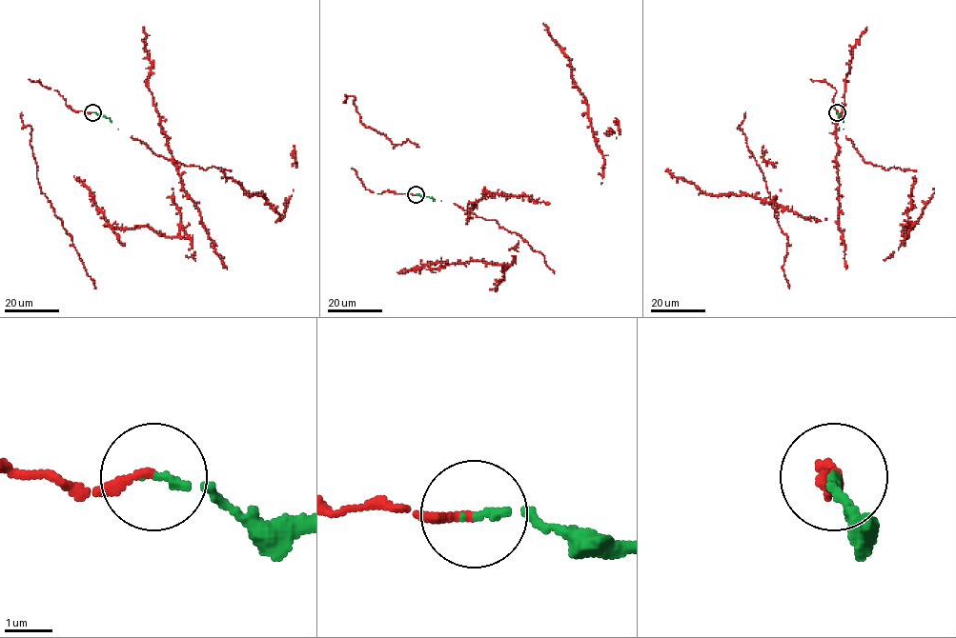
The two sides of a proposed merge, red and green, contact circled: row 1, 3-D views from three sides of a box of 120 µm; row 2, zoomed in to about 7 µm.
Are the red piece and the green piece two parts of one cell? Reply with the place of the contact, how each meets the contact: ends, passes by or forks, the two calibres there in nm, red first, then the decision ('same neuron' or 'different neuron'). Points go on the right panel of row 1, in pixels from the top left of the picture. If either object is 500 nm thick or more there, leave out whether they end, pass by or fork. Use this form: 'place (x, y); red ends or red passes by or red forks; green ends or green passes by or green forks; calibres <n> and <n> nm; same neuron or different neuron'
place (837, 112); red ends; green ends; calibres 200 and 140 nm; same neuron

